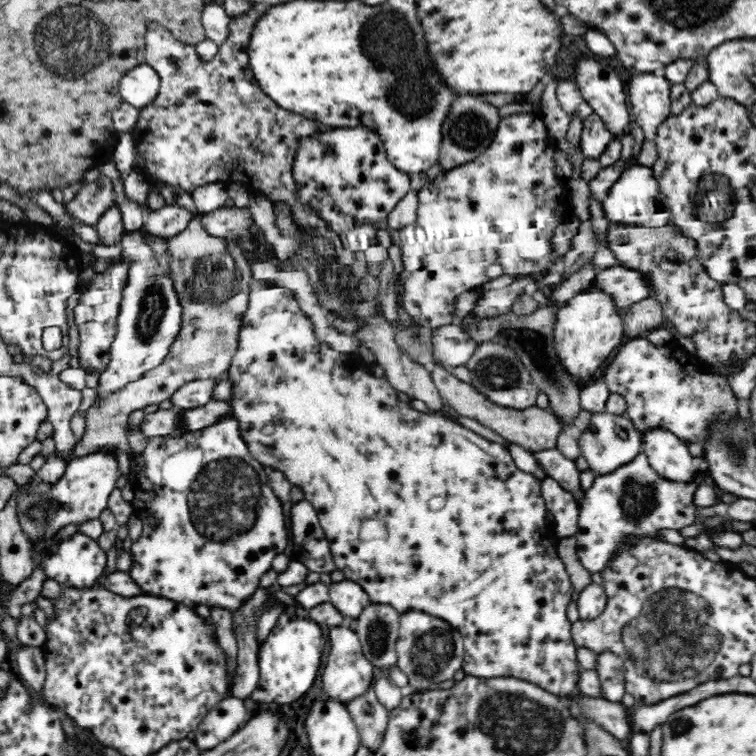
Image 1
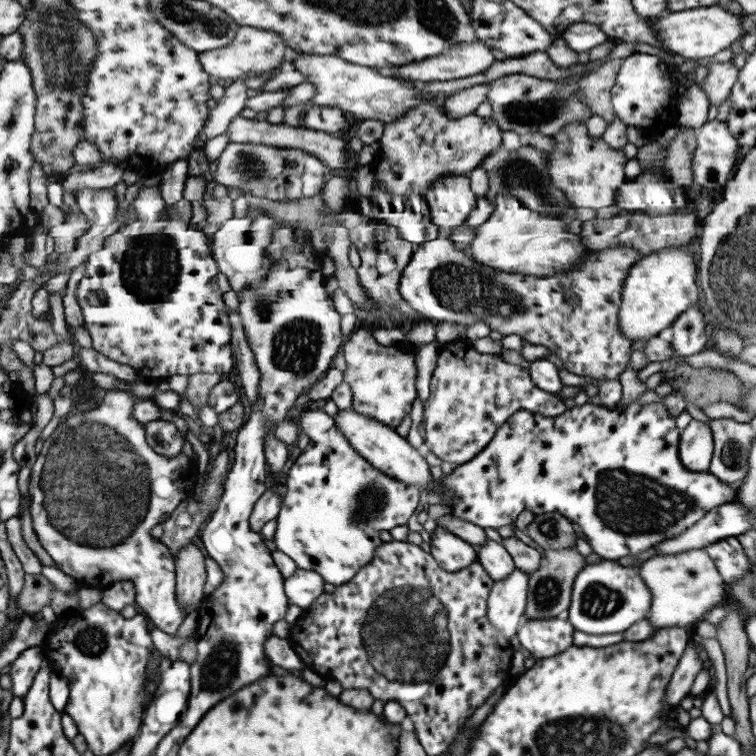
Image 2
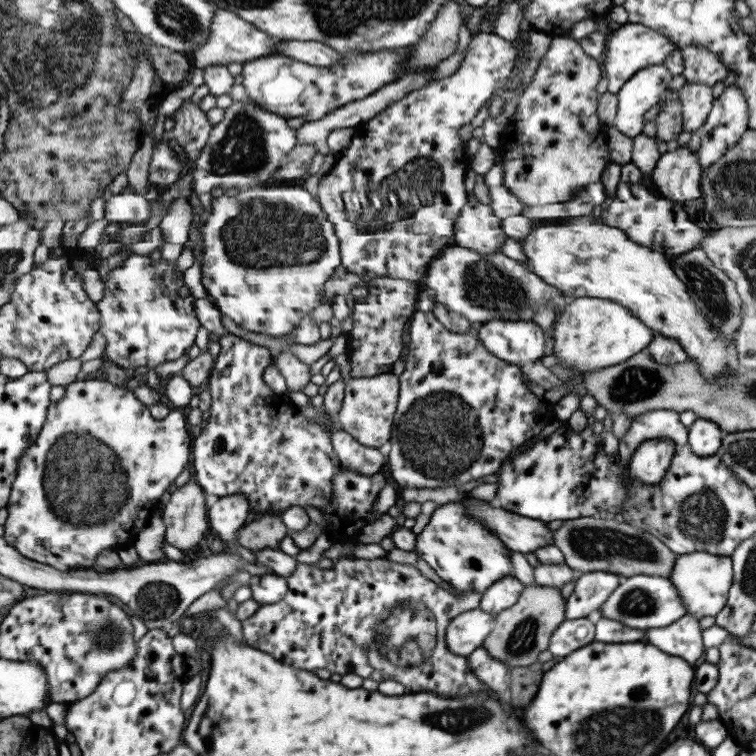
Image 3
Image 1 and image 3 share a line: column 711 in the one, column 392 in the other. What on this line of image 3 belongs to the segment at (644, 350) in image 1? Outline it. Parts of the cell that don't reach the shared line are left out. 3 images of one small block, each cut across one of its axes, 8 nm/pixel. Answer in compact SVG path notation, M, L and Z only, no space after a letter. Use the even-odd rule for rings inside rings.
M391 372L372 377L349 378L344 383L342 403L334 417L341 429L355 438L359 444L377 449L391 436L398 390L398 376Z

